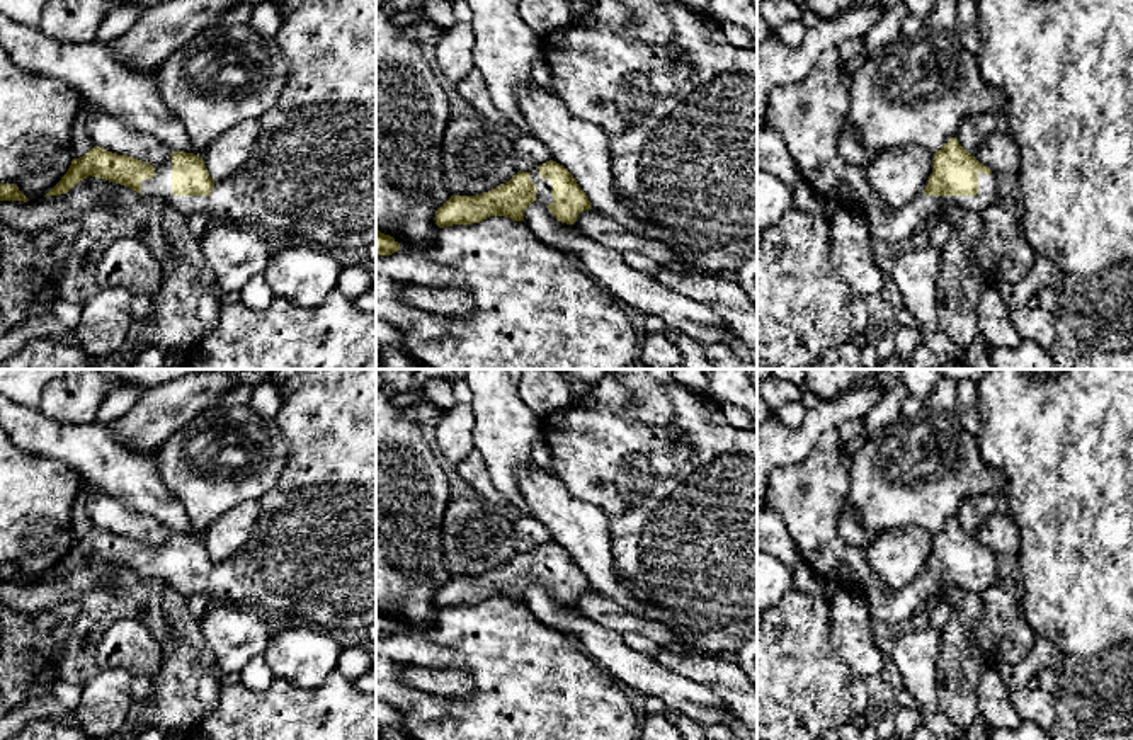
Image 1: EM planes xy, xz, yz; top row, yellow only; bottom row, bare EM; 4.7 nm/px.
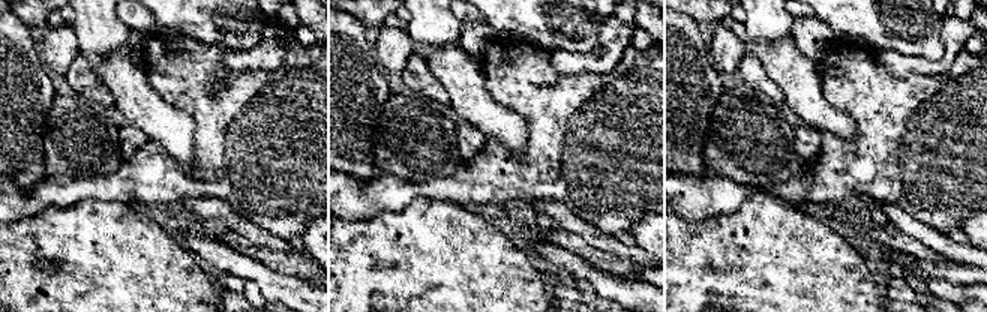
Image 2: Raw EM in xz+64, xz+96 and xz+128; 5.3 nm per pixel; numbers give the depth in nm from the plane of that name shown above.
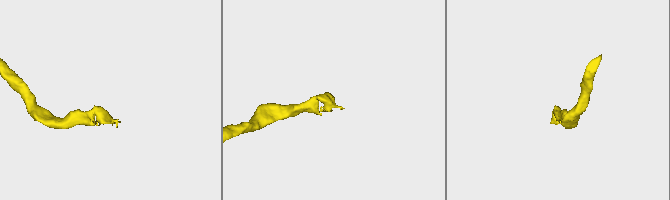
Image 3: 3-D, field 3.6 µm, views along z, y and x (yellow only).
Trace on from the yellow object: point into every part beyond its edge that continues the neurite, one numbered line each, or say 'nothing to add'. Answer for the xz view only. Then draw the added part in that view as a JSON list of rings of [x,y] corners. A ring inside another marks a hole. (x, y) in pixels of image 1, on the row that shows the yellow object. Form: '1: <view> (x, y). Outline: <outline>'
1: xz (543, 186). Outline: [[[538,168],[531,170],[529,180],[536,184],[536,202],[549,206],[553,202],[551,180],[541,179]]]

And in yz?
1: yz (808, 114). Outline: [[[830,48],[805,78],[771,90],[766,126],[784,139],[801,179],[840,208],[856,209],[874,240],[895,245],[924,226],[931,228],[941,206],[959,206],[980,214],[1005,191],[1005,180],[980,172],[976,196],[922,192],[900,209],[885,206],[869,187],[868,165],[849,165],[837,151],[849,99],[840,49]]]

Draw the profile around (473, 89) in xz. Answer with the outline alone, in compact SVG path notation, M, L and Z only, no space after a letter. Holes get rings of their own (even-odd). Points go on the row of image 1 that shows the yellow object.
M473 70L464 80L456 83L456 90L464 102L468 102L476 112L493 122L509 122L492 102L490 90L480 71Z

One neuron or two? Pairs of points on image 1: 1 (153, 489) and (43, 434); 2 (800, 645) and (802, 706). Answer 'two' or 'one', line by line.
1: one
2: one

